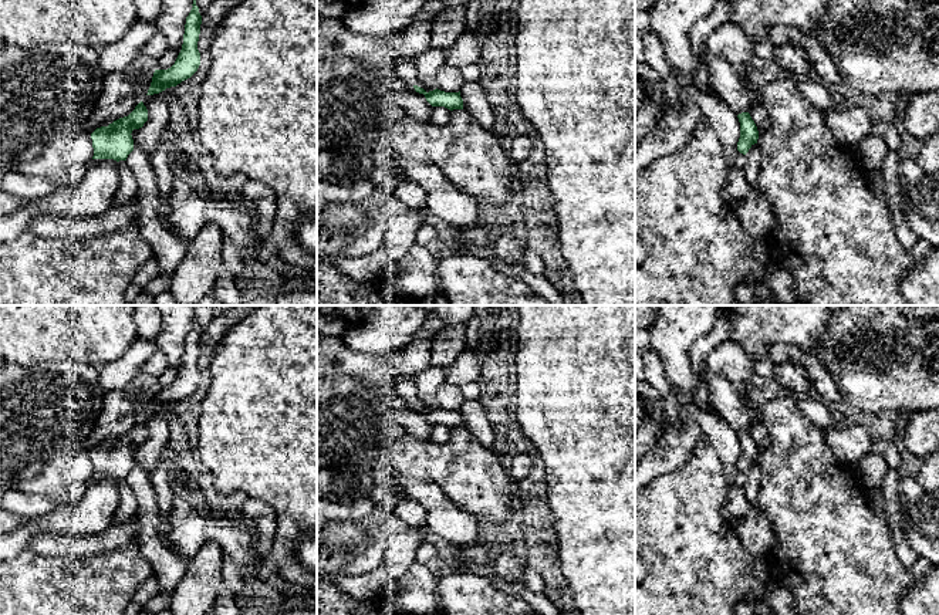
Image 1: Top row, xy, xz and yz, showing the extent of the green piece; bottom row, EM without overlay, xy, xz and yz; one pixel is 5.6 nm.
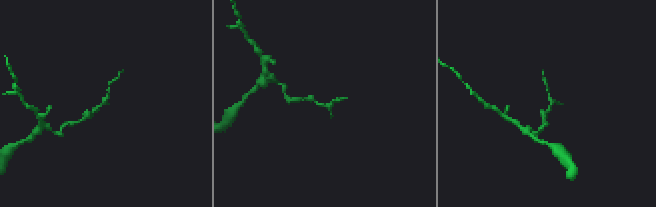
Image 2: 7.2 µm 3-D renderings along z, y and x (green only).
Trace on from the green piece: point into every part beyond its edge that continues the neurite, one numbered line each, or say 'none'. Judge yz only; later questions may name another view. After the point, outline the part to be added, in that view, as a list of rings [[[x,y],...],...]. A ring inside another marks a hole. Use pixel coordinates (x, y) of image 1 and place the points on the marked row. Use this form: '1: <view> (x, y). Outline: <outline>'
none

